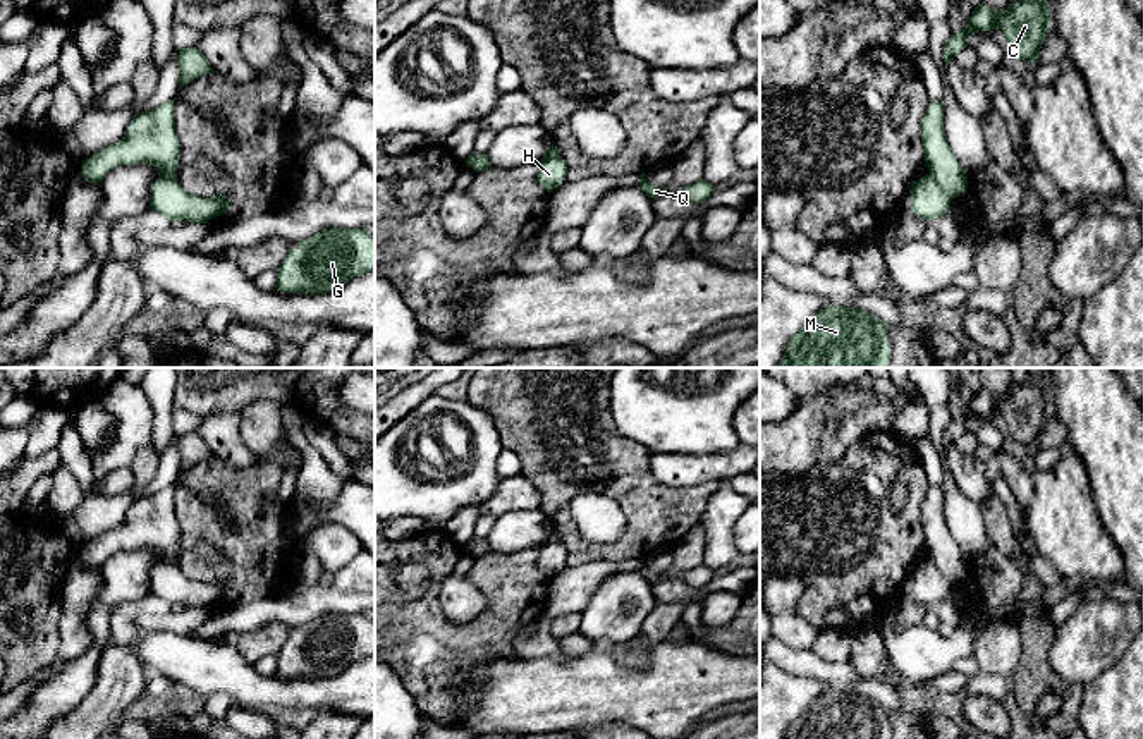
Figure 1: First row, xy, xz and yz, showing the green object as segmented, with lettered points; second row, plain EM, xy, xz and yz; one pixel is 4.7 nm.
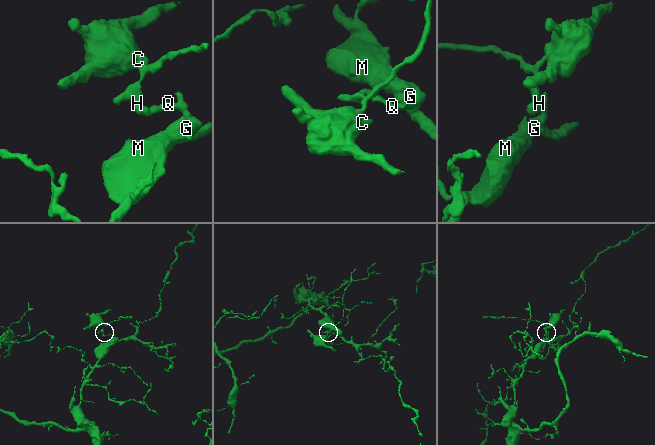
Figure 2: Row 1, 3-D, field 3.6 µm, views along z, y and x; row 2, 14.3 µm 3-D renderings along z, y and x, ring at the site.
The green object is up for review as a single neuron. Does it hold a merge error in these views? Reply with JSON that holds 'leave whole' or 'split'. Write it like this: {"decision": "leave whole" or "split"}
{"decision": "split"}

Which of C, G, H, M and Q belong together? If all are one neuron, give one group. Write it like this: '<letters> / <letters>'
C H / G M Q

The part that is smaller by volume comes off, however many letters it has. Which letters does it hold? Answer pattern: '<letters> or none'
C, H

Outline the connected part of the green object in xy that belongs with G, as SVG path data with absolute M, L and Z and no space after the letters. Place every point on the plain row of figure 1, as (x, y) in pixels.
M327 614L289 634L275 674L325 679L368 657L375 657L375 620L364 614Z

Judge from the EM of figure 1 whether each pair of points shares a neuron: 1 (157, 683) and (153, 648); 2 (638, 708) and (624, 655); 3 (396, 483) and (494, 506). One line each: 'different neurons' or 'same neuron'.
1: different neurons
2: different neurons
3: different neurons

